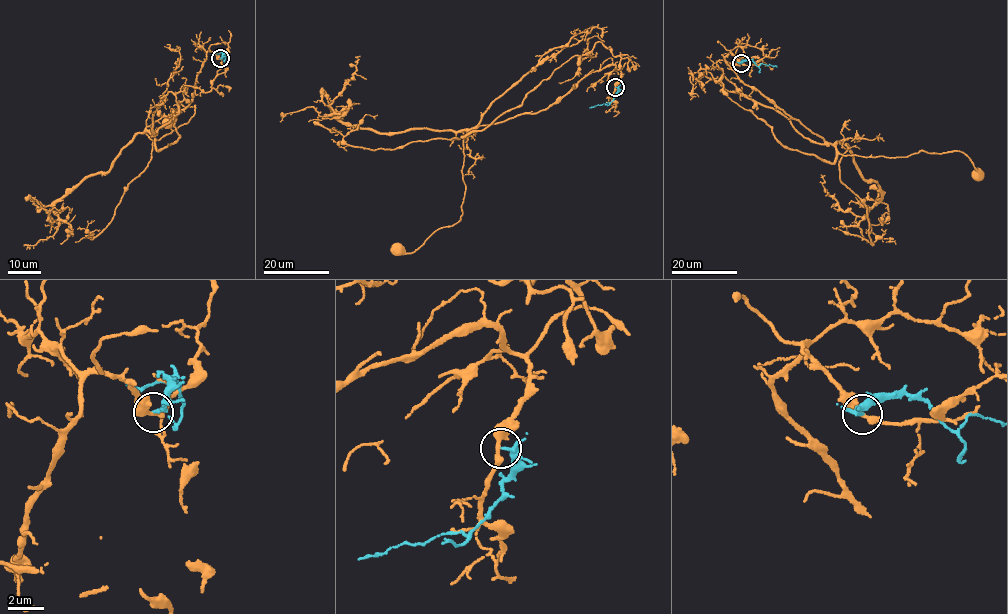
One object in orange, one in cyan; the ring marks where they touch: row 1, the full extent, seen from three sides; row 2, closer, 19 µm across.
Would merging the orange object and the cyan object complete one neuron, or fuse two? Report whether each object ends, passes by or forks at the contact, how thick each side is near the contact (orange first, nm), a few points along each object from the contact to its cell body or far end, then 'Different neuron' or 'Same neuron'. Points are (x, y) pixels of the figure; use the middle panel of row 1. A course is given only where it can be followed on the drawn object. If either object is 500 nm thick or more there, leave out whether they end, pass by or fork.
At the ring orange passes by. At the ring cyan forks. Thickness 340 nm (orange) against 160 nm. Course of orange: (616, 87), (619, 70), (605, 66), (543, 109), (468, 131), (459, 219), (439, 228), (412, 252), (397, 251). Course of cyan: (616, 87), (616, 96), (610, 103), (589, 108). Different neuron

